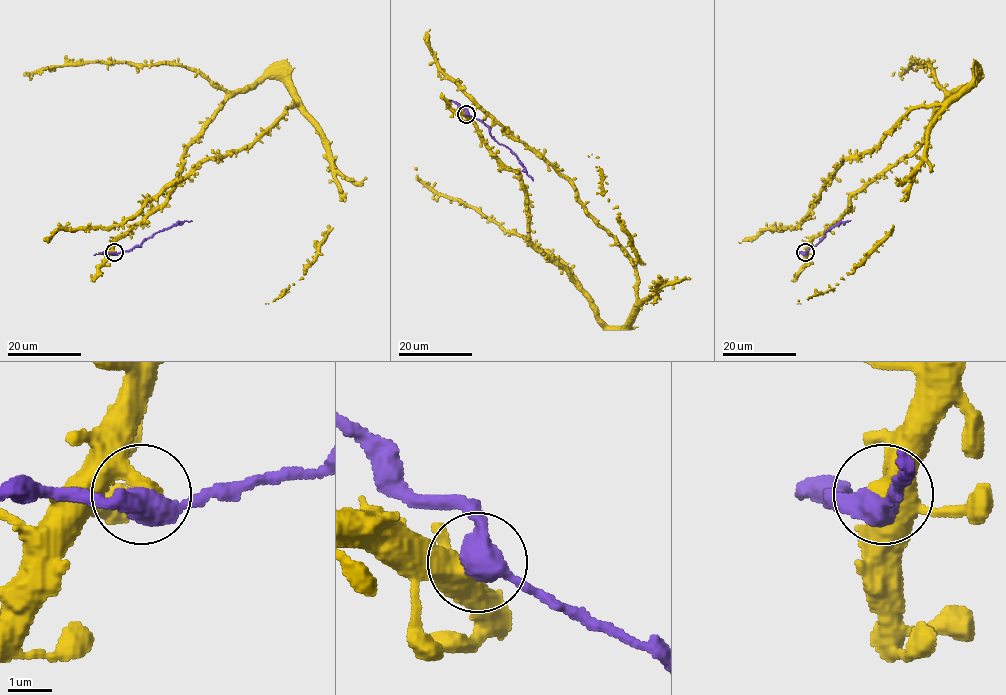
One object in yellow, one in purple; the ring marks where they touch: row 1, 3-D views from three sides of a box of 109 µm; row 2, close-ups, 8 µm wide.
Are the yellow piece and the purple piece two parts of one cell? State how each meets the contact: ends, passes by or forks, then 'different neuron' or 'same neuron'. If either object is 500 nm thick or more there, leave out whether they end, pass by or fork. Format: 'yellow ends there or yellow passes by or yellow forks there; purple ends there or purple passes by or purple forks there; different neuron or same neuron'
different neuron

